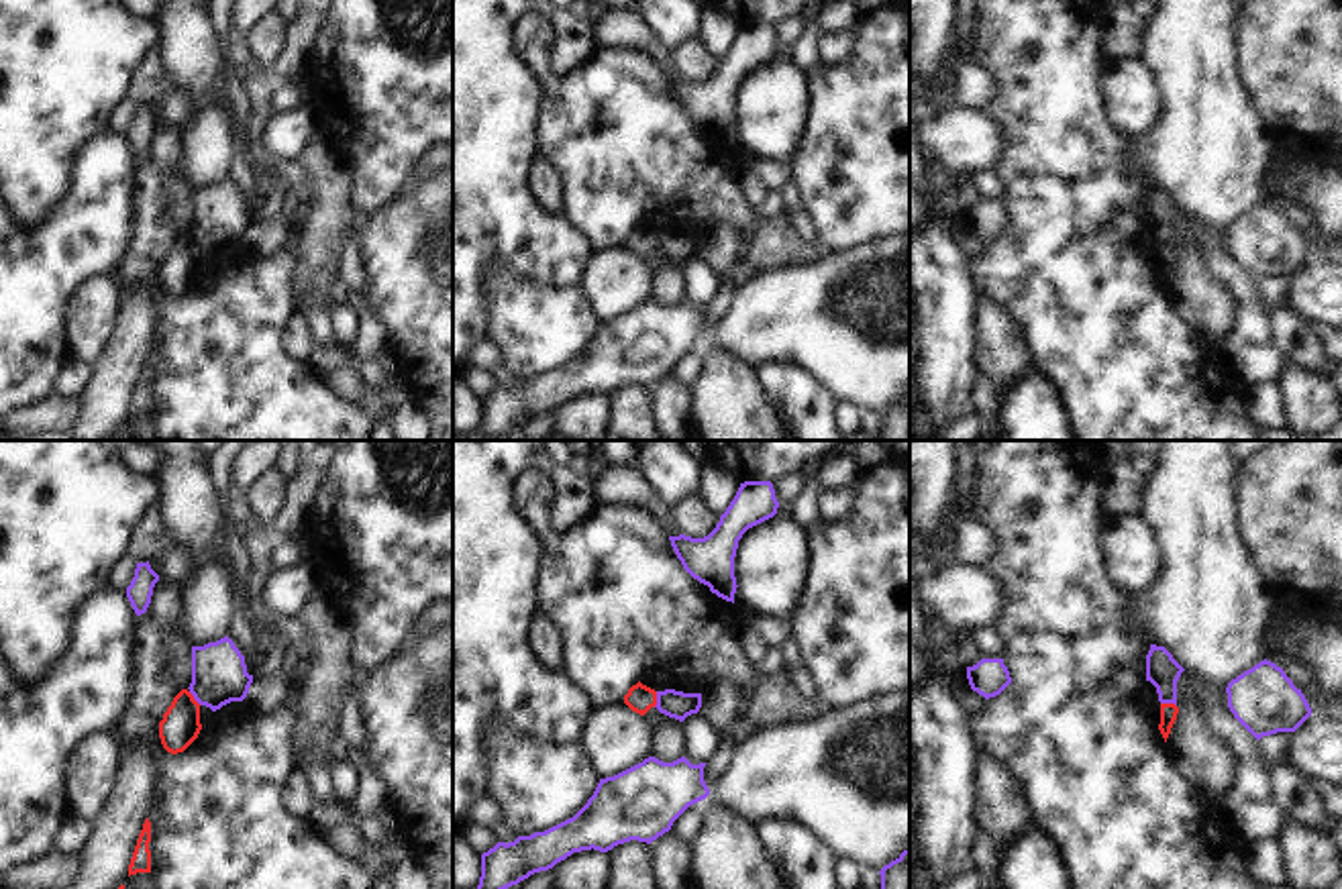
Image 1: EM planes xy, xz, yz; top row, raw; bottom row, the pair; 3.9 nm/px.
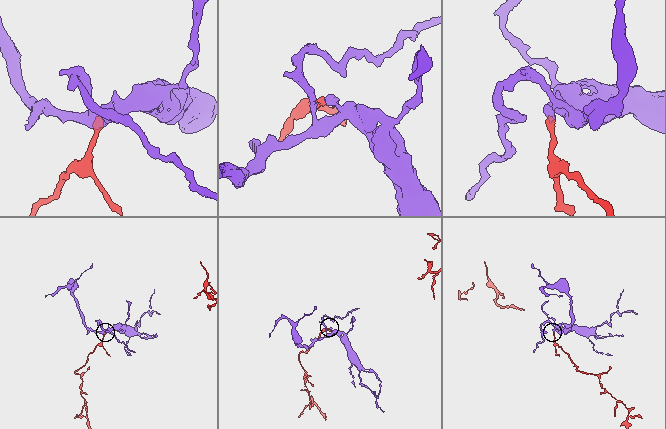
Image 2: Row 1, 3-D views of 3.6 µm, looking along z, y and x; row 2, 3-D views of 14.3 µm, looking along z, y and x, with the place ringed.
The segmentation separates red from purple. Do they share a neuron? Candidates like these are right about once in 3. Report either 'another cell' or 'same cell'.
another cell

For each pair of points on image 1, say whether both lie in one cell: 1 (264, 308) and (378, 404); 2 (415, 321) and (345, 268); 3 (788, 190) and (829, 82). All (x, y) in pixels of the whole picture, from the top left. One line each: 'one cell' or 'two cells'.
1: one cell
2: two cells
3: two cells

